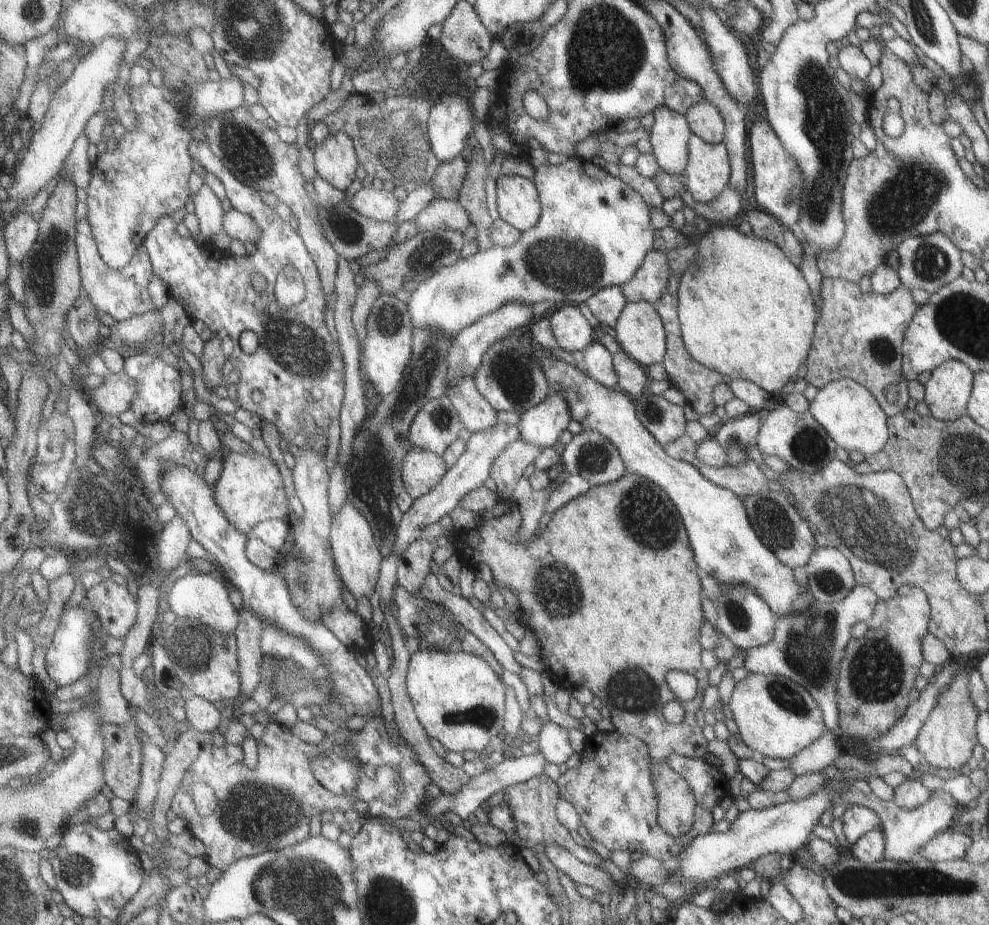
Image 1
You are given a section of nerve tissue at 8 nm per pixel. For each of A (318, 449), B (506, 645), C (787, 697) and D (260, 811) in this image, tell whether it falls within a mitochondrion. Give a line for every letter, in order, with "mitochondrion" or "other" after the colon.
A: other
B: other
C: mitochondrion
D: mitochondrion

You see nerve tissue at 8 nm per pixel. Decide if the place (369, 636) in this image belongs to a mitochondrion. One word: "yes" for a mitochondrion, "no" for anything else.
no

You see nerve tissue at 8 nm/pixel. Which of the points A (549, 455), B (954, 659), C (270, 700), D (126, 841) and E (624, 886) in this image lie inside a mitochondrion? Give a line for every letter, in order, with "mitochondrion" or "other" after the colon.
A: other
B: other
C: mitochondrion
D: other
E: other

